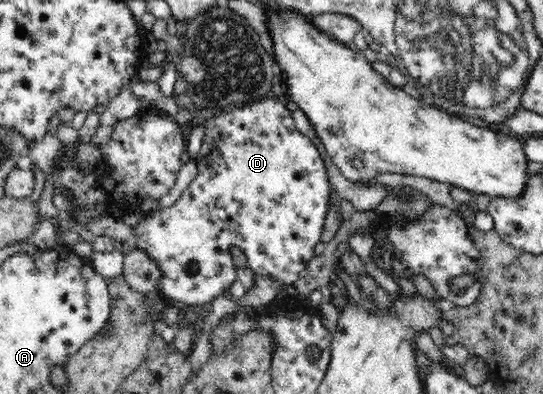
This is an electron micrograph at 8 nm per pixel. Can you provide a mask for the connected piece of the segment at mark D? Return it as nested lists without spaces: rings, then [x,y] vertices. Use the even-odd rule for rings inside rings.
[[[266,96],[266,98],[257,101],[252,105],[245,105],[243,108],[232,108],[230,112],[221,113],[219,116],[213,117],[208,123],[204,124],[205,137],[201,149],[194,159],[198,167],[198,175],[178,200],[169,207],[152,212],[151,215],[144,216],[144,220],[132,227],[132,240],[136,240],[135,246],[131,245],[129,249],[140,249],[148,253],[148,258],[156,263],[156,267],[160,267],[160,290],[164,296],[180,300],[188,306],[198,306],[198,304],[208,304],[212,302],[216,296],[220,296],[224,290],[229,290],[228,286],[238,279],[234,272],[233,264],[234,256],[232,248],[238,248],[242,252],[242,257],[248,262],[254,274],[262,276],[270,276],[285,286],[293,286],[294,282],[300,278],[300,273],[308,266],[310,259],[314,257],[314,246],[320,241],[322,236],[322,226],[326,220],[326,212],[330,205],[330,192],[333,187],[330,183],[329,170],[326,170],[326,163],[318,151],[318,147],[312,142],[312,139],[302,134],[292,119],[290,104],[286,104],[281,96]],[[188,264],[196,264],[196,274],[188,272]]]

